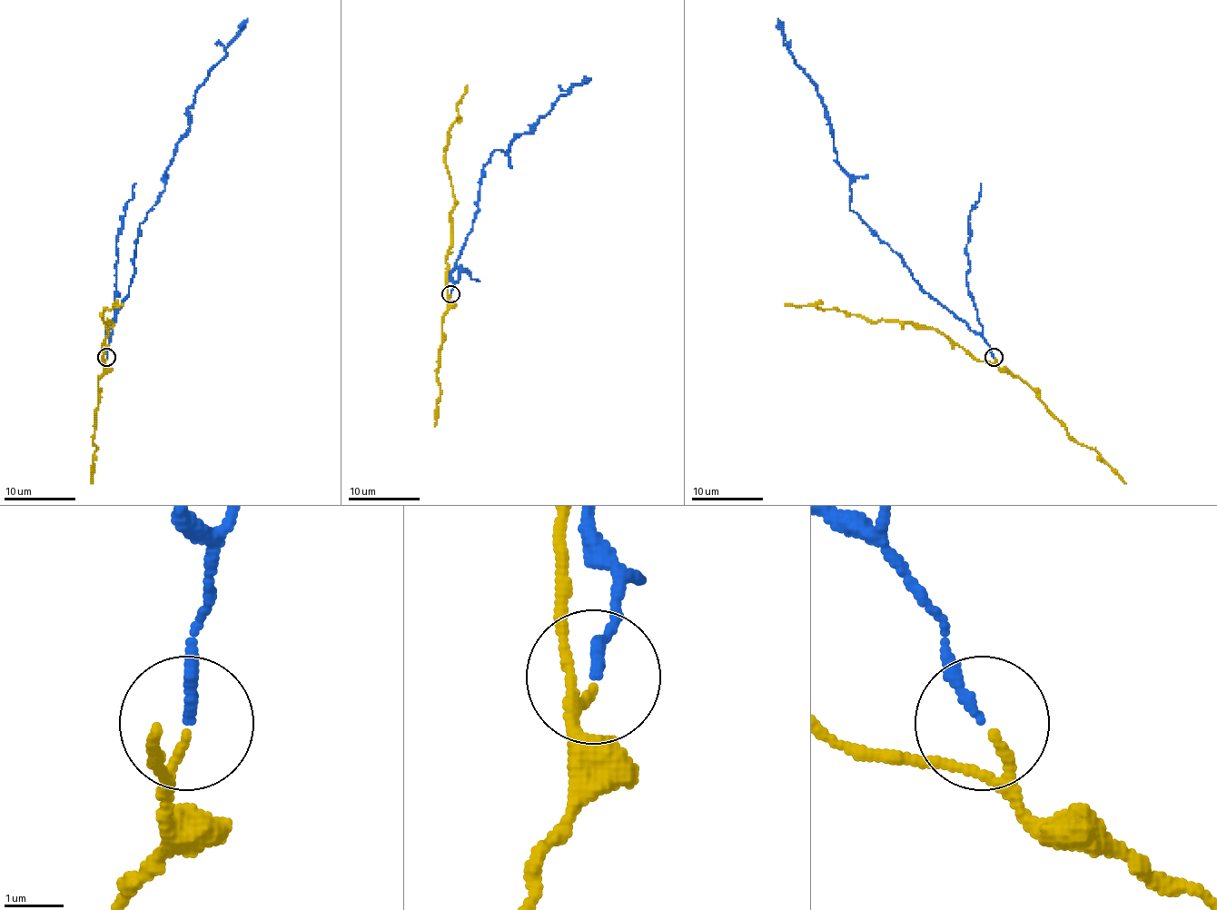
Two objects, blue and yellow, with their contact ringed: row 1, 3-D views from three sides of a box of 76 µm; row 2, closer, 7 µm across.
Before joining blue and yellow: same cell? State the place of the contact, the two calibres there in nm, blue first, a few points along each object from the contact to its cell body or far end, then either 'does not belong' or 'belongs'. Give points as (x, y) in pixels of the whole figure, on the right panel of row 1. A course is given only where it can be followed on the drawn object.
at (994, 357); 160 nm thick on the blue side, 100 nm on the other; blue runs (993, 358), (990, 345), (926, 292), (849, 209), (849, 174), (836, 160), (826, 108), (783, 42), (777, 18); yellow runs (994, 358), (993, 363), (977, 361), (934, 329), (905, 321), (871, 321), (816, 305), (785, 303); belongs

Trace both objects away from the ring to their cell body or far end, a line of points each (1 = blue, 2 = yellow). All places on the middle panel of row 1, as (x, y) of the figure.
1: (450, 293), (481, 173), (496, 150), (529, 133), (560, 96), (590, 78)
2: (450, 295), (447, 293), (445, 261), (454, 205), (445, 155), (449, 128), (458, 115), (456, 103), (467, 85)

